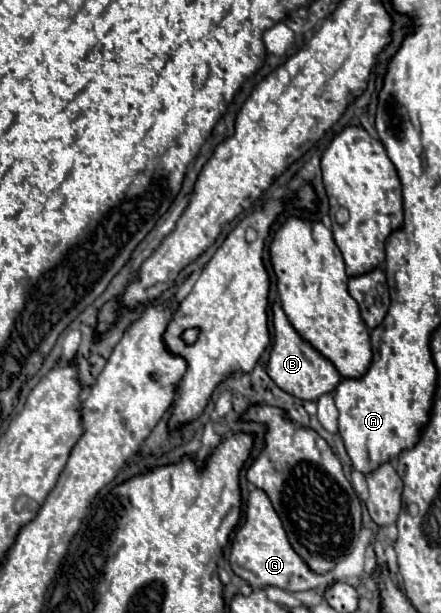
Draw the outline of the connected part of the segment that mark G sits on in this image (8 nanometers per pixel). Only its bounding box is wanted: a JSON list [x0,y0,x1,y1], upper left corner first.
[229,488,333,592]

